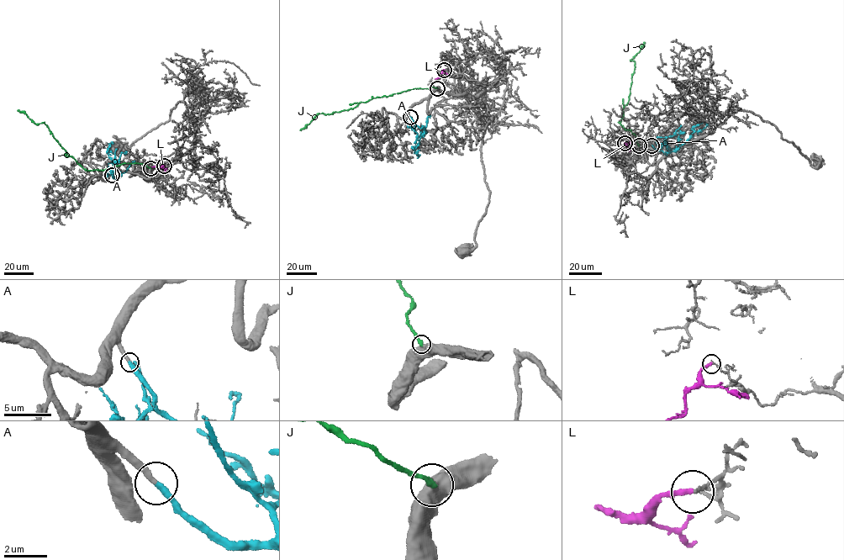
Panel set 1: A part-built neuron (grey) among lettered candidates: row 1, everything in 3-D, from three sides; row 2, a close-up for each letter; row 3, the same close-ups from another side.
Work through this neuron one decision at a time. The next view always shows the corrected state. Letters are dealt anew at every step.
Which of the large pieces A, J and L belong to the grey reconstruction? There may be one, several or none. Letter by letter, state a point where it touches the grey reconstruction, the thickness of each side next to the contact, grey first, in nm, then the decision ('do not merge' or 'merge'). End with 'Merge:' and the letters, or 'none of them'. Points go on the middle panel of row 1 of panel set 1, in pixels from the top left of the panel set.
A: (410, 117) | 280/340 nm | merge
J: (437, 88) | 800/240 nm | do not merge
L: (444, 70) | 130/220 nm | do not merge
Merge: A

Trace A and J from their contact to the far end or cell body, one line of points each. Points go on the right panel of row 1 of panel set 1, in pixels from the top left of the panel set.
A: (651, 145), (666, 155), (677, 150), (693, 131), (706, 125)
J: (639, 146), (634, 134), (619, 123), (630, 92), (635, 63), (630, 60), (645, 42)

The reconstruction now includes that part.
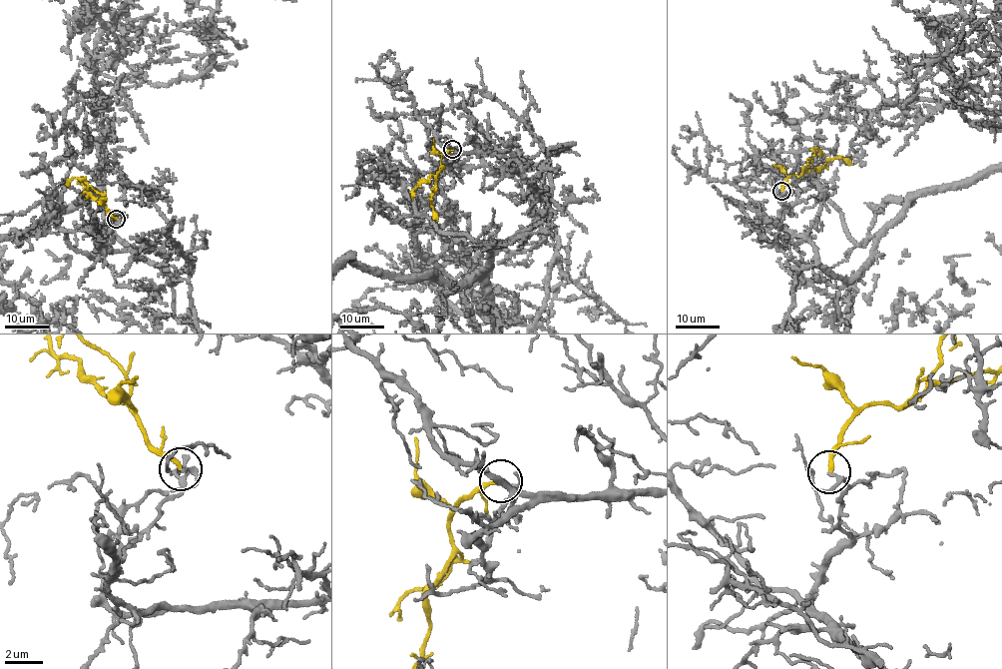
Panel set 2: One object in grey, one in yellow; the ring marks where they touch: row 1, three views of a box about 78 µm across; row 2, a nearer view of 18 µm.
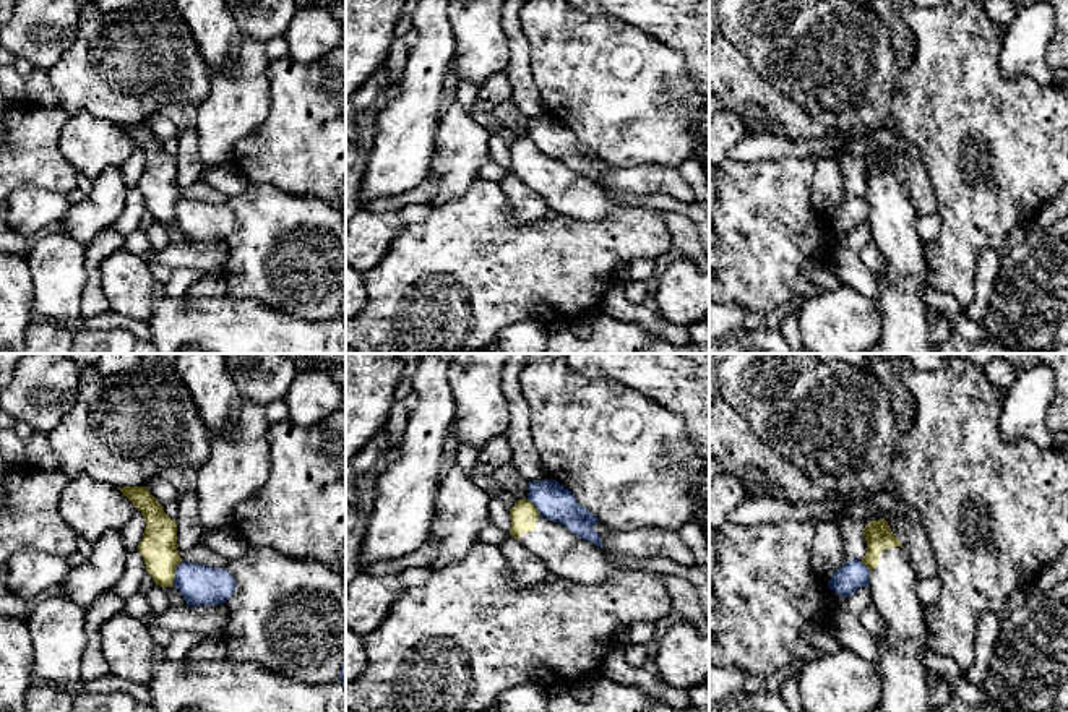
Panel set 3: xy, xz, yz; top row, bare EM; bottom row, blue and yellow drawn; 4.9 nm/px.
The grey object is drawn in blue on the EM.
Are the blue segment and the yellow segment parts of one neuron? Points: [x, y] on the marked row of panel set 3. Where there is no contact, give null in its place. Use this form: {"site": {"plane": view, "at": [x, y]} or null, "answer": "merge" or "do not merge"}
{"site": {"plane": "xy", "at": [176, 573]}, "answer": "do not merge"}

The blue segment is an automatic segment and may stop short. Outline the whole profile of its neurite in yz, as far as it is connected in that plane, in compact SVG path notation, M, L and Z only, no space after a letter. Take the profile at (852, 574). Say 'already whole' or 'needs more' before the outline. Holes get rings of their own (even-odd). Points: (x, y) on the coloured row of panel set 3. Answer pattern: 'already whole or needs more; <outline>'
already whole; M846 561L828 581L831 590L842 597L849 597L859 587L868 587L870 571L868 568L859 561Z

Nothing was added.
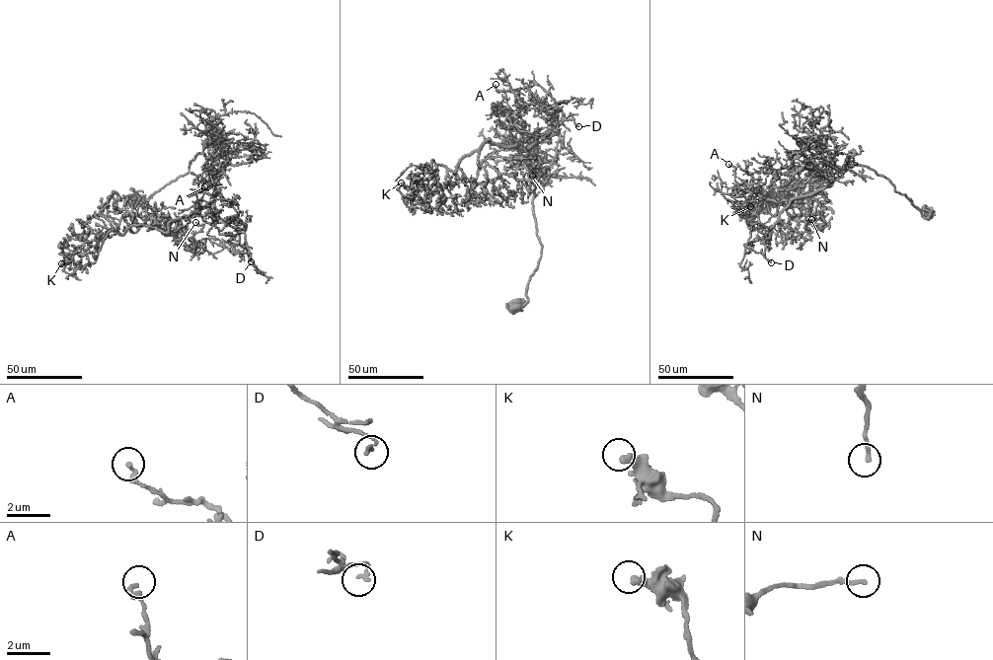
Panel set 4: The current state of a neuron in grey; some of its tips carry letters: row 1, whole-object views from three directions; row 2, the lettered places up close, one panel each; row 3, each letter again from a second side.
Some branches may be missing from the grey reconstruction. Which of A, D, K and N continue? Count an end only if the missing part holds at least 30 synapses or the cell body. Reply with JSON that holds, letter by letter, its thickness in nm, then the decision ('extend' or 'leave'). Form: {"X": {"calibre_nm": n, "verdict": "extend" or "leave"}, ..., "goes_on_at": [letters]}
{"A": {"calibre_nm": 190, "verdict": "leave"}, "D": {"calibre_nm": 160, "verdict": "leave"}, "K": {"calibre_nm": 360, "verdict": "leave"}, "N": {"calibre_nm": 180, "verdict": "leave"}, "goes_on_at": []}

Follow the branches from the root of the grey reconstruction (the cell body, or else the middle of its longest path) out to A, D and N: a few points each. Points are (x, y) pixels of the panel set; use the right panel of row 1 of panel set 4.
A: (927, 215), (856, 165), (791, 200), (765, 227), (760, 197), (737, 186), (728, 164)
D: (927, 215), (887, 179), (852, 165), (829, 186), (795, 197), (781, 210), (766, 235), (764, 256), (771, 262)
N: (927, 215), (887, 179), (856, 165), (828, 186), (757, 206), (779, 200), (808, 233), (802, 221), (811, 219)

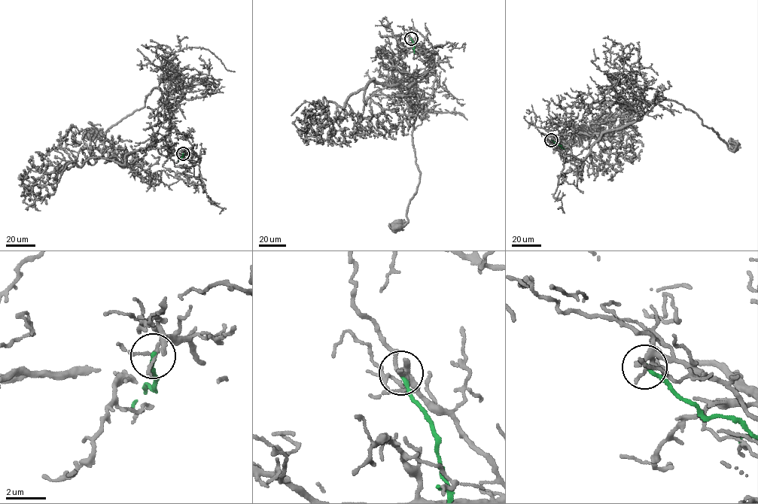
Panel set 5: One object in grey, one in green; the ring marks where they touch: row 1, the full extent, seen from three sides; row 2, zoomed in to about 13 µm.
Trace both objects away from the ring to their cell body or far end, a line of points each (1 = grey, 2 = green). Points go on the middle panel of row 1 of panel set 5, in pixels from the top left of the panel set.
1: (411, 38), (433, 52), (433, 60), (412, 83), (419, 106), (412, 132), (420, 179), (408, 221), (397, 226)
2: (411, 38), (414, 53)

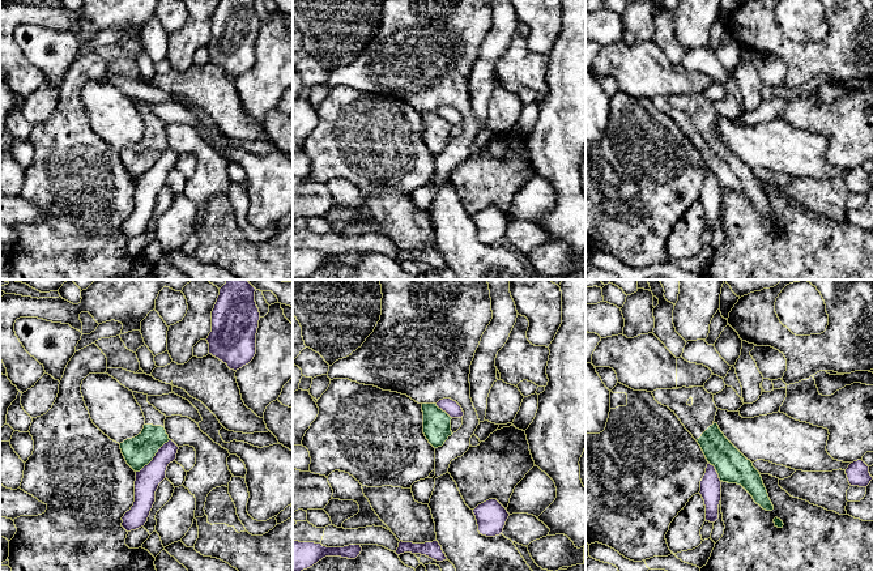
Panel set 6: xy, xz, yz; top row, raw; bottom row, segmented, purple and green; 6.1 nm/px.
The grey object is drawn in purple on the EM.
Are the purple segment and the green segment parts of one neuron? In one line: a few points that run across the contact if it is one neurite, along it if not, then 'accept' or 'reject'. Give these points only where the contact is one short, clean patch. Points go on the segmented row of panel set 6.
line xy (169, 439), (136, 472); reject

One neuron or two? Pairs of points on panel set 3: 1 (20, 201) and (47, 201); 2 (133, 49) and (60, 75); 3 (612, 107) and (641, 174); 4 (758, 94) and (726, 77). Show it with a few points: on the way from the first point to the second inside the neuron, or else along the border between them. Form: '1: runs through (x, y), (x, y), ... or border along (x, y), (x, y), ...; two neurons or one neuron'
1: runs through (26, 203), (41, 203); one neuron
2: runs through (116, 67), (99, 75), (78, 75); one neuron
3: border along (601, 158), (622, 167), (664, 164), (676, 169); two neurons
4: runs through (750, 91), (734, 81); one neuron

